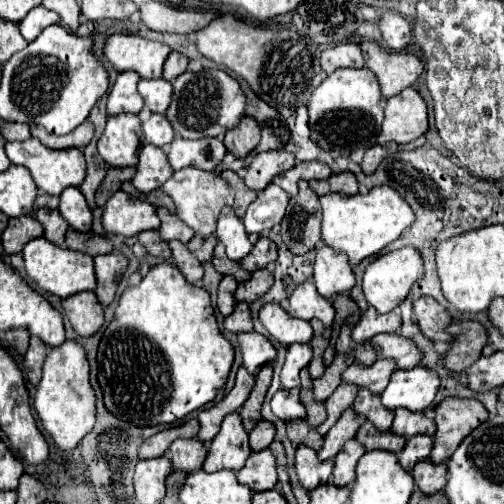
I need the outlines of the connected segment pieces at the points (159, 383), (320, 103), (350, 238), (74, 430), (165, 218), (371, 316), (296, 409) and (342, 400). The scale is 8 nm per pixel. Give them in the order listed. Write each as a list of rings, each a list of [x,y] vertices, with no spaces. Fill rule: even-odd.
[[[162,262],[156,264],[138,286],[126,288],[120,296],[114,320],[100,340],[98,382],[104,392],[104,404],[114,416],[136,426],[170,424],[212,402],[226,384],[232,362],[234,348],[218,328],[210,294],[196,284],[188,284],[176,266]]]
[[[368,68],[360,70],[336,70],[324,78],[324,82],[312,92],[310,98],[310,130],[312,140],[326,150],[368,150],[376,144],[380,124],[384,120],[384,96],[376,76]]]
[[[376,186],[366,194],[344,196],[344,194],[326,194],[320,198],[322,202],[322,240],[334,250],[346,254],[350,264],[356,266],[364,258],[378,254],[390,242],[394,242],[404,228],[414,222],[414,212],[404,202],[404,198],[388,186]]]
[[[64,340],[60,348],[52,348],[44,362],[44,376],[34,394],[34,408],[44,430],[52,436],[60,450],[74,450],[78,442],[92,430],[96,420],[96,394],[90,384],[90,366],[84,348],[74,340]]]
[[[158,208],[158,216],[162,220],[162,226],[160,226],[160,236],[164,240],[180,240],[180,242],[188,242],[194,232],[182,222],[178,220],[176,214],[170,214],[166,208]]]
[[[372,306],[362,314],[360,322],[354,326],[352,330],[352,340],[354,342],[366,342],[372,336],[380,334],[380,332],[396,332],[400,328],[402,320],[398,314],[388,312],[388,314],[380,314],[376,312]]]
[[[280,388],[272,398],[272,410],[278,418],[286,422],[296,418],[306,418],[306,408],[300,402],[300,388],[292,388],[292,390]]]
[[[342,382],[342,384],[336,388],[336,392],[326,400],[328,418],[326,418],[324,424],[318,426],[318,432],[320,432],[322,436],[324,436],[324,434],[326,434],[326,432],[336,424],[336,420],[342,416],[342,412],[344,412],[346,408],[352,406],[356,394],[358,394],[356,384],[344,384],[344,382]]]

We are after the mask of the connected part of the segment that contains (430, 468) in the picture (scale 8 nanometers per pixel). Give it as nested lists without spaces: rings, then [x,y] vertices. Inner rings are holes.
[[[422,460],[420,464],[416,464],[412,468],[412,476],[416,486],[424,492],[424,494],[436,494],[442,492],[444,484],[446,484],[446,474],[448,468],[446,464],[432,464],[430,460]]]

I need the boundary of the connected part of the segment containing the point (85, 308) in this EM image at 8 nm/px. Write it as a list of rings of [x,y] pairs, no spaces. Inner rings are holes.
[[[78,292],[64,300],[64,312],[80,336],[92,336],[104,324],[104,308],[94,292]]]

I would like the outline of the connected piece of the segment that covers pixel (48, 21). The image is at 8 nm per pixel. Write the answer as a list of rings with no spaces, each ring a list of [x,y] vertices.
[[[36,6],[32,8],[32,12],[28,12],[28,16],[20,22],[20,32],[22,36],[32,42],[46,26],[52,26],[52,24],[58,24],[60,22],[60,16],[44,6]]]

